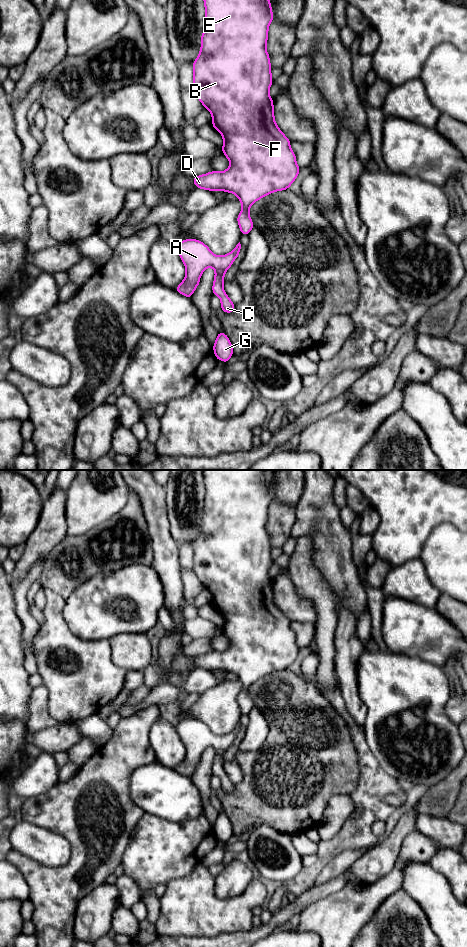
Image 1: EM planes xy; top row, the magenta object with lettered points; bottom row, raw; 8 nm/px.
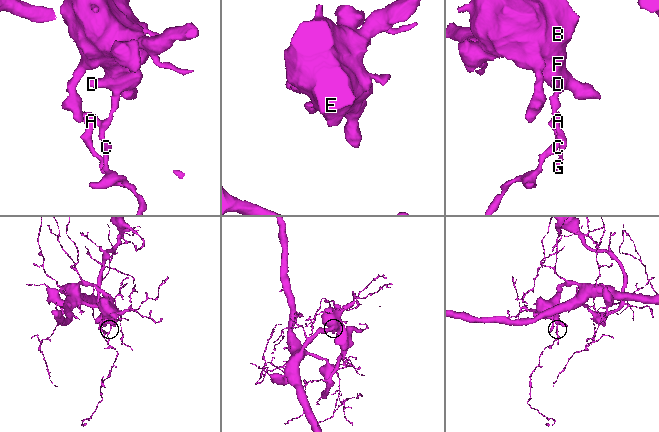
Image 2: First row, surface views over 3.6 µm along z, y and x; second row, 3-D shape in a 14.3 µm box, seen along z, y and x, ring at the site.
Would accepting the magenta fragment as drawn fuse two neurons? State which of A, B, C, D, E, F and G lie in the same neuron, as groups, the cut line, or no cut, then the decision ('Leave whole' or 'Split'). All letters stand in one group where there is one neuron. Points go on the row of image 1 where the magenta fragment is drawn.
Groups: A B C D E F G. No split. Leave whole

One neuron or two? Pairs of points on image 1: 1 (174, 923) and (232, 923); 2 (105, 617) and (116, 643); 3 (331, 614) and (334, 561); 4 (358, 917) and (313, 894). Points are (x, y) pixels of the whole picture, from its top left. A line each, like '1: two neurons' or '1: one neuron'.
1: one neuron
2: two neurons
3: two neurons
4: two neurons

